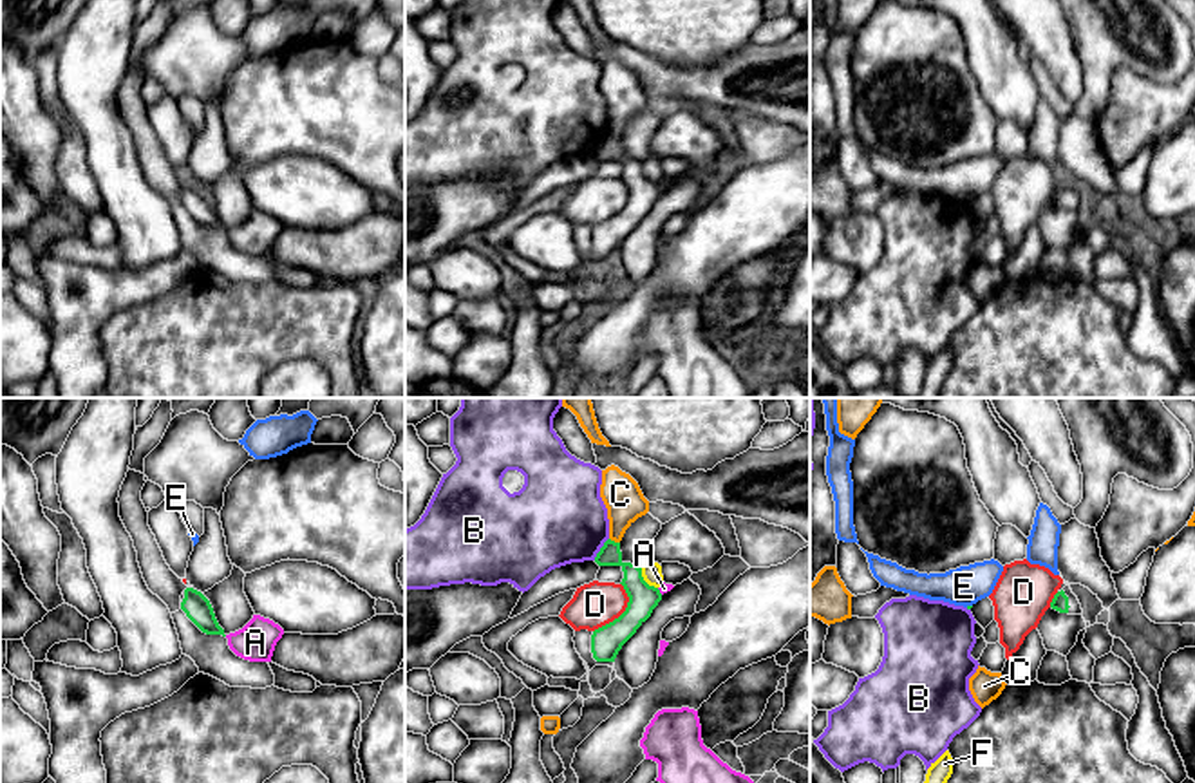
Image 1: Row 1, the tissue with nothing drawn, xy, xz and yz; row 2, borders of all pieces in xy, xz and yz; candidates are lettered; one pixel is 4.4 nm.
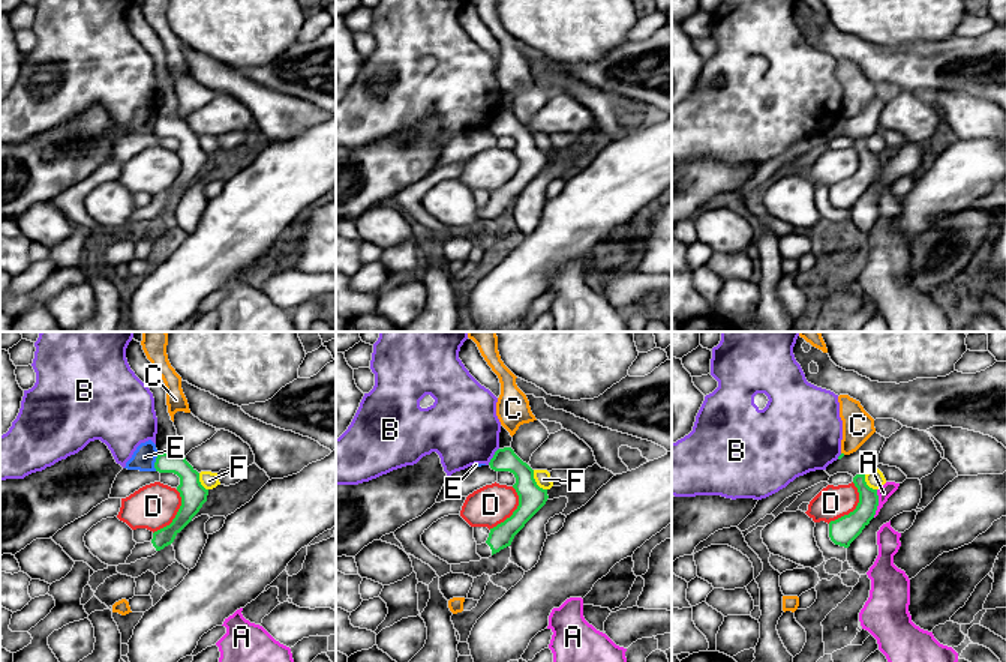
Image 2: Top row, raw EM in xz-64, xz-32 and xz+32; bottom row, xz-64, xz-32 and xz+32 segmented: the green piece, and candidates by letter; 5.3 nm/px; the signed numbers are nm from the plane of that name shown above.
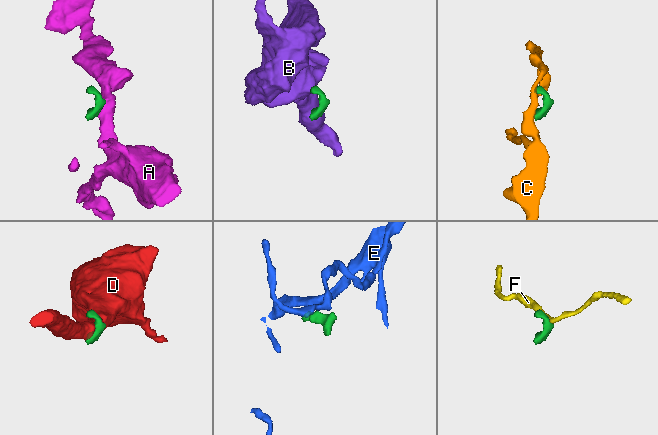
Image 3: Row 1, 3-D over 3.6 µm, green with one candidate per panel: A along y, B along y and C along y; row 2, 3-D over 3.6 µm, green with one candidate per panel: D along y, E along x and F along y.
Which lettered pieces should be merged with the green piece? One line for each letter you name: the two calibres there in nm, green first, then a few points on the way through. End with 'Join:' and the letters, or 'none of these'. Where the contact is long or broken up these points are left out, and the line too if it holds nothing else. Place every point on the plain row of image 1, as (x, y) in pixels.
Join: none of these

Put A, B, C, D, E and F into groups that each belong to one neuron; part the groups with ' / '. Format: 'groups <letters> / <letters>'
groups A / B / C / D / E / F

